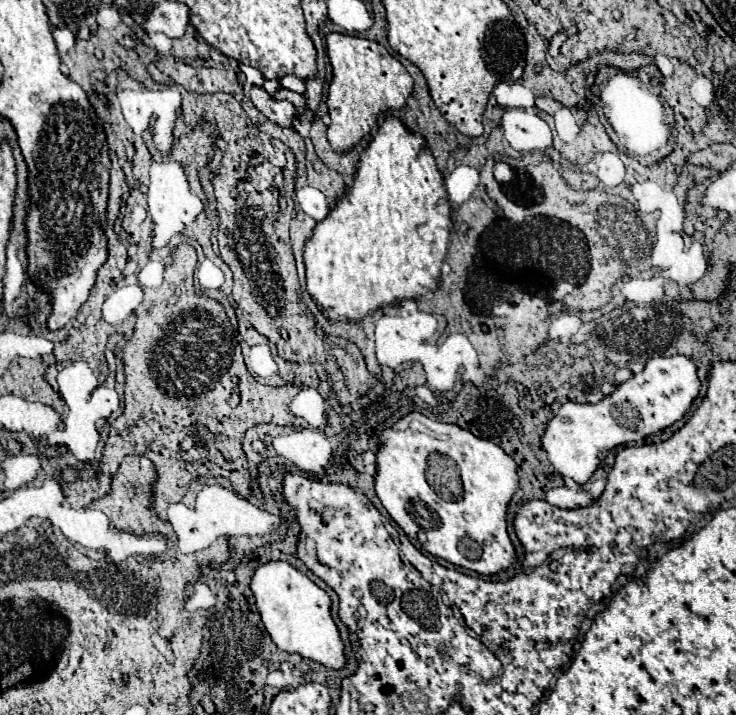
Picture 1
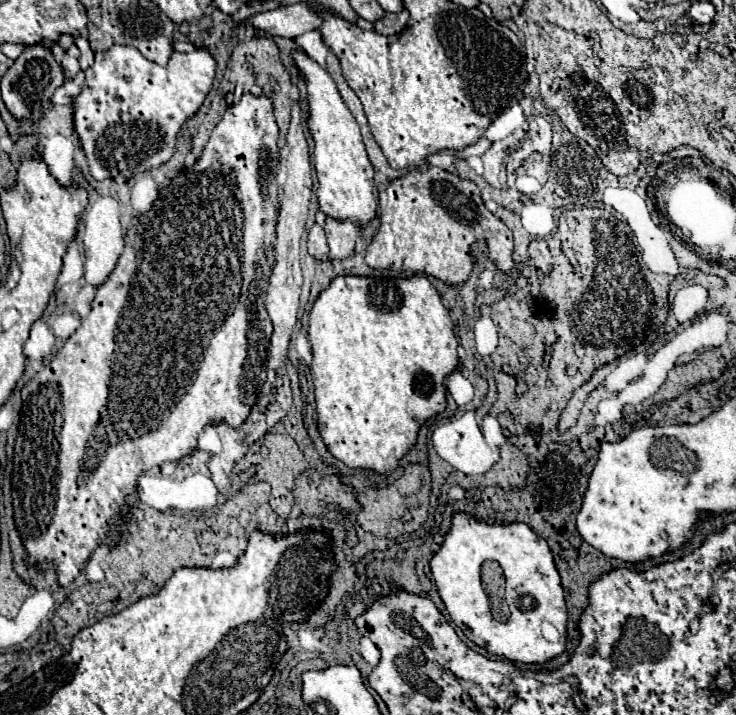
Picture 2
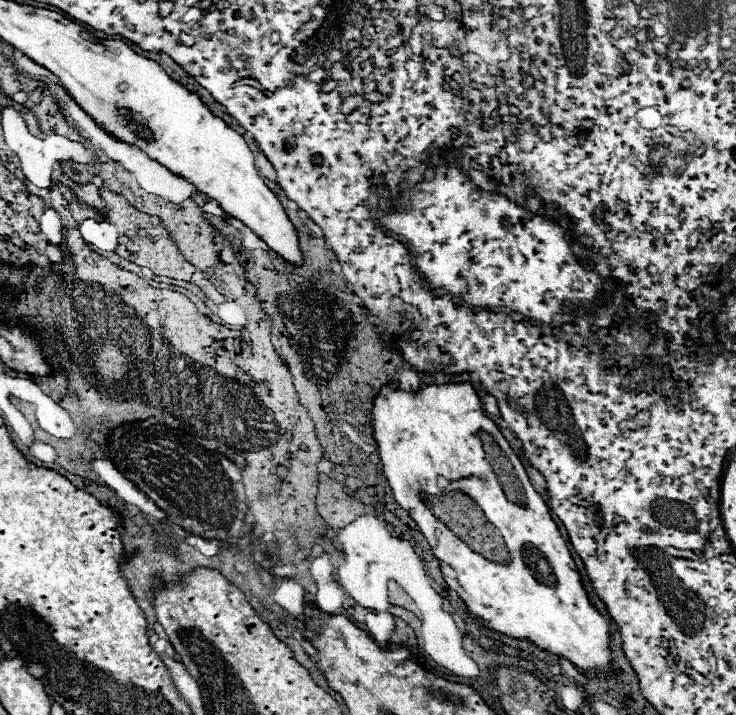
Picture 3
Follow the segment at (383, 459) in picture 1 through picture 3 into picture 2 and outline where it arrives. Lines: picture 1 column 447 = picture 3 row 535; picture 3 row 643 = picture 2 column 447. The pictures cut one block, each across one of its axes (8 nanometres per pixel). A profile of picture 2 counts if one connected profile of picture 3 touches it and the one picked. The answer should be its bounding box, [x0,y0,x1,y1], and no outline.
[430,512,566,664]

